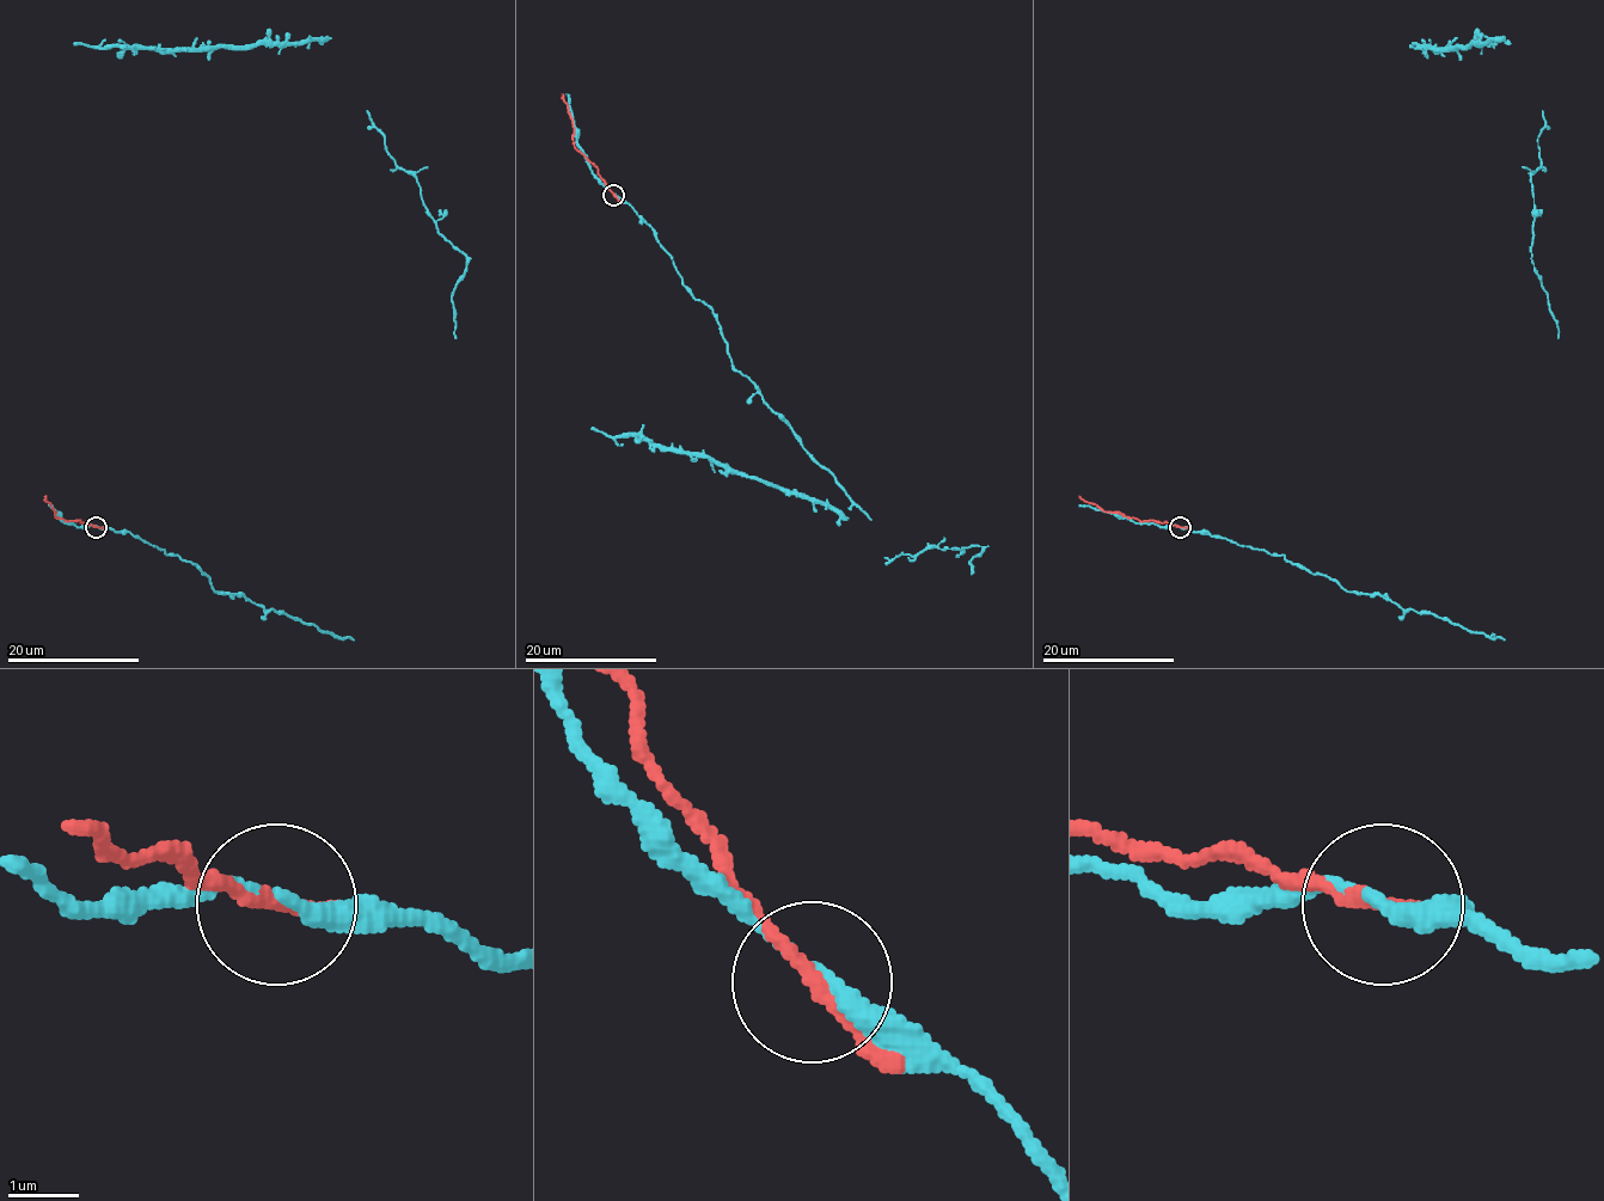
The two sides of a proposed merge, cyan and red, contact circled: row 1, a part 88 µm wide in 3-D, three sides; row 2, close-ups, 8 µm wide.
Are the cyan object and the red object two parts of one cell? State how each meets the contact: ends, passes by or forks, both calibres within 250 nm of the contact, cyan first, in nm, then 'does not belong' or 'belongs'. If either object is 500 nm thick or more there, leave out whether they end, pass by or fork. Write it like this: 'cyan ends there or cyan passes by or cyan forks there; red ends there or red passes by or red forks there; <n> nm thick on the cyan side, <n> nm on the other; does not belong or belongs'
cyan passes by; red passes by; 240 nm thick on the cyan side, 170 nm on the other; does not belong

